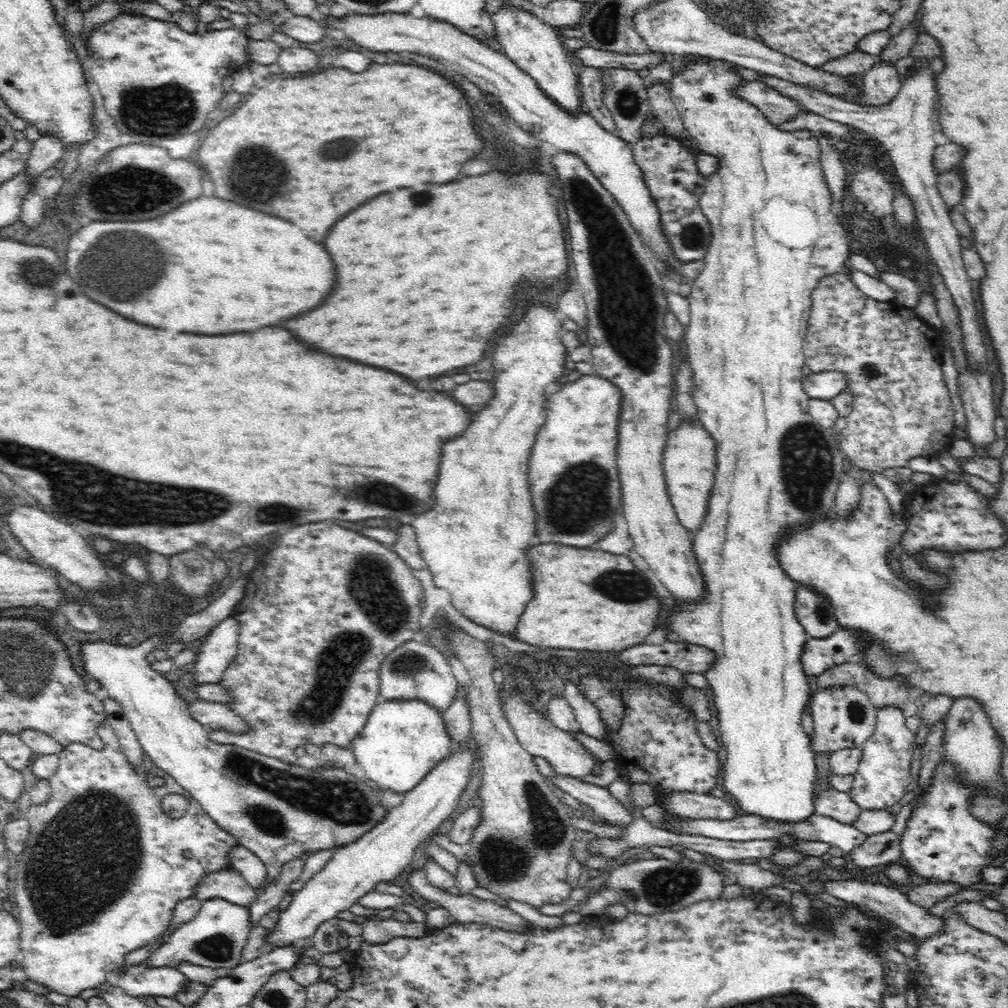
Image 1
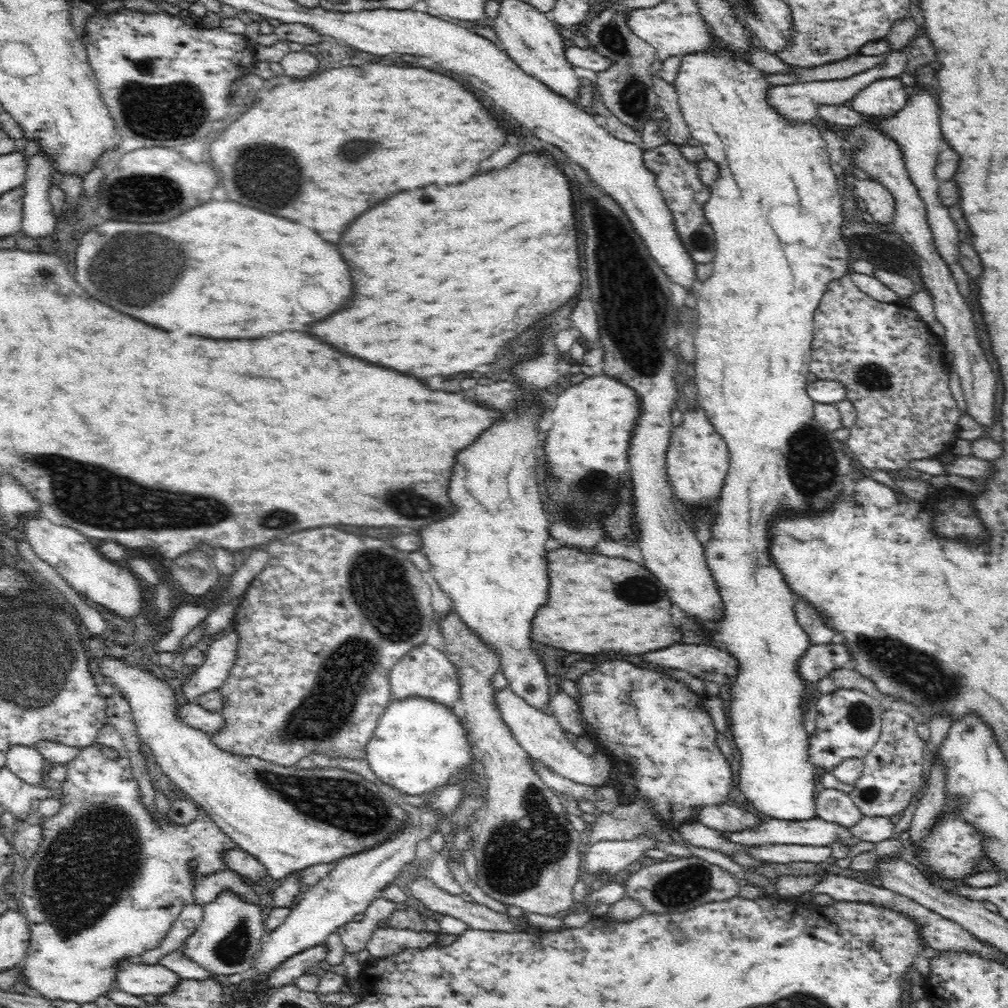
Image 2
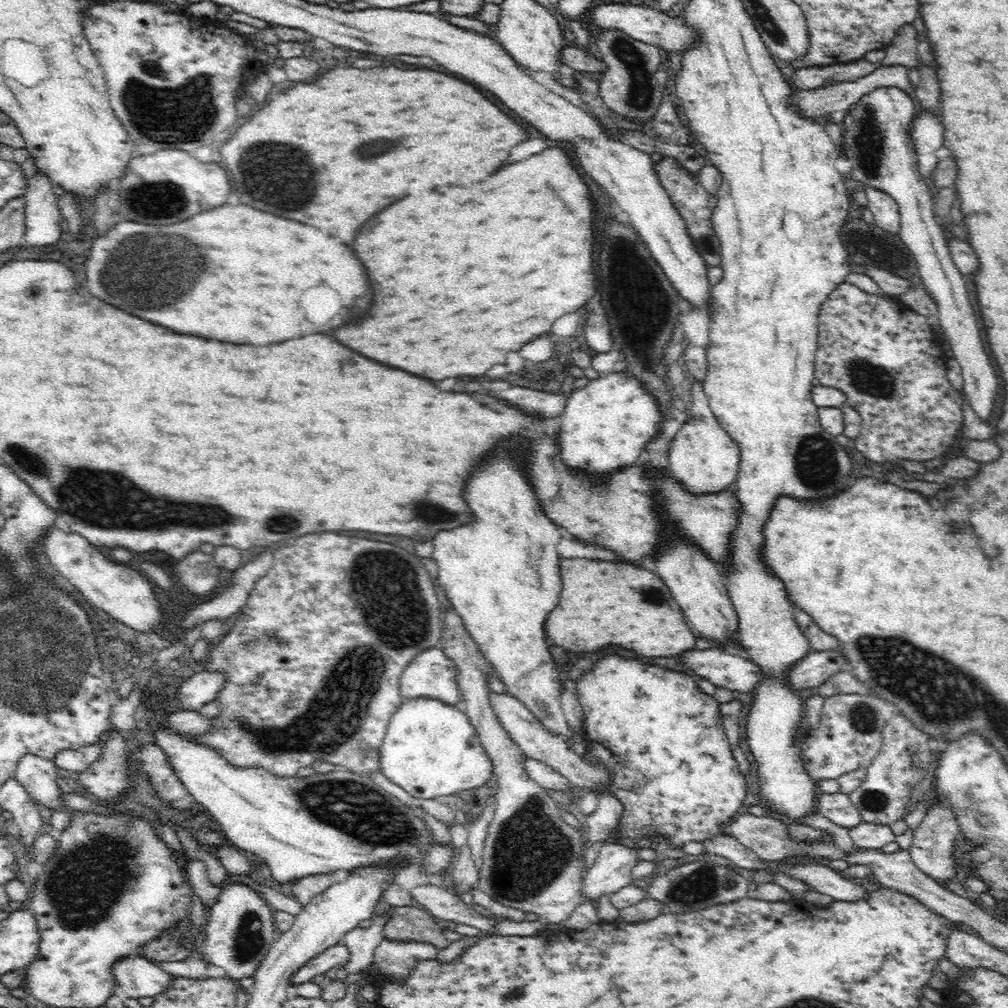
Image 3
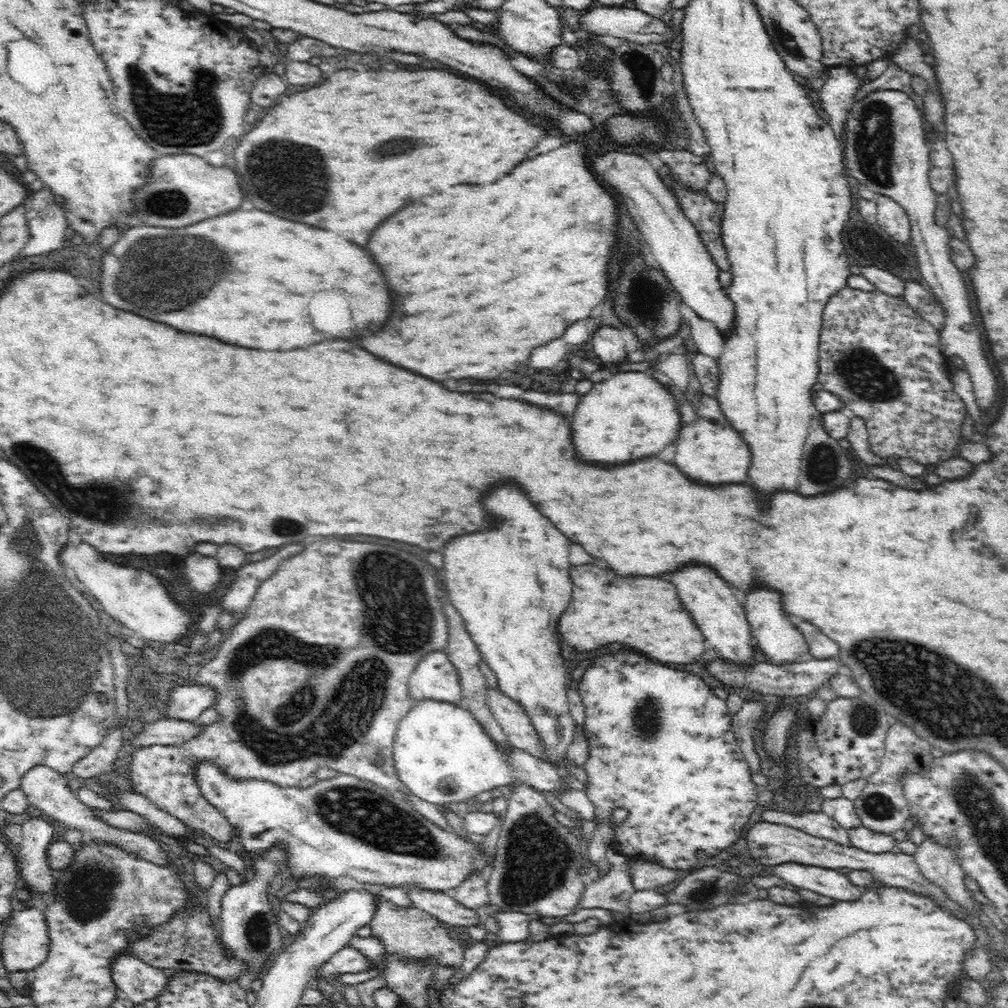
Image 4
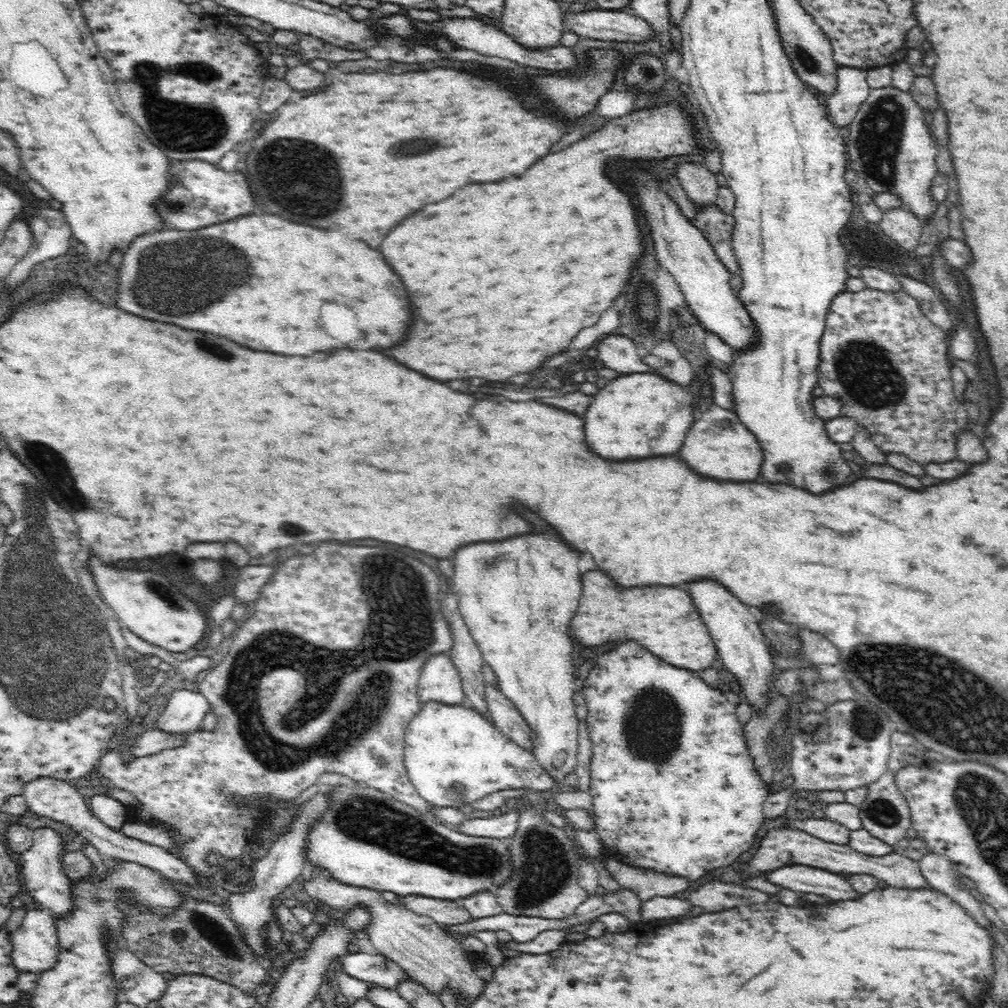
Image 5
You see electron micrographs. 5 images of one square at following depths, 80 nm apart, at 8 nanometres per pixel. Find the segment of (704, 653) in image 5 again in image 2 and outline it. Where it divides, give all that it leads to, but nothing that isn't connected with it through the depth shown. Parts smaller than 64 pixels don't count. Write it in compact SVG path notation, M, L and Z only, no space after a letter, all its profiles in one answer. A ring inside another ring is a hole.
M572 547L548 550L550 560L550 594L547 602L531 620L531 640L550 644L568 652L598 654L598 652L626 652L643 655L683 643L682 631L672 621L673 601L658 578L645 566L620 557L606 557L593 552L582 553Z

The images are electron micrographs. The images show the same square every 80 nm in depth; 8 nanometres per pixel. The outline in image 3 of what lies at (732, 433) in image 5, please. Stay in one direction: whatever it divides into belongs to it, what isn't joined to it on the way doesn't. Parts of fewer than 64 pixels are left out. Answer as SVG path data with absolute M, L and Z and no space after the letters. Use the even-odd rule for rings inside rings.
M698 383L692 388L692 406L689 417L684 422L680 432L676 434L674 442L669 445L668 466L669 474L678 478L685 490L704 494L704 492L720 492L736 482L738 466L740 466L740 447L719 425L719 421L710 410L706 410L706 402L702 402L702 390L698 390Z

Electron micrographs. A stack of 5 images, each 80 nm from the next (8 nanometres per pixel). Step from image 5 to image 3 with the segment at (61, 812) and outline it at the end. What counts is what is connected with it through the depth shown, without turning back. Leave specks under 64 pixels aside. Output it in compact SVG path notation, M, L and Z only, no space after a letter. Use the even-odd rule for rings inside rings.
M26 755L18 763L15 778L32 796L34 802L44 809L70 812L72 818L77 811L65 805L66 793L58 785L57 779L63 772L52 761L34 755Z

